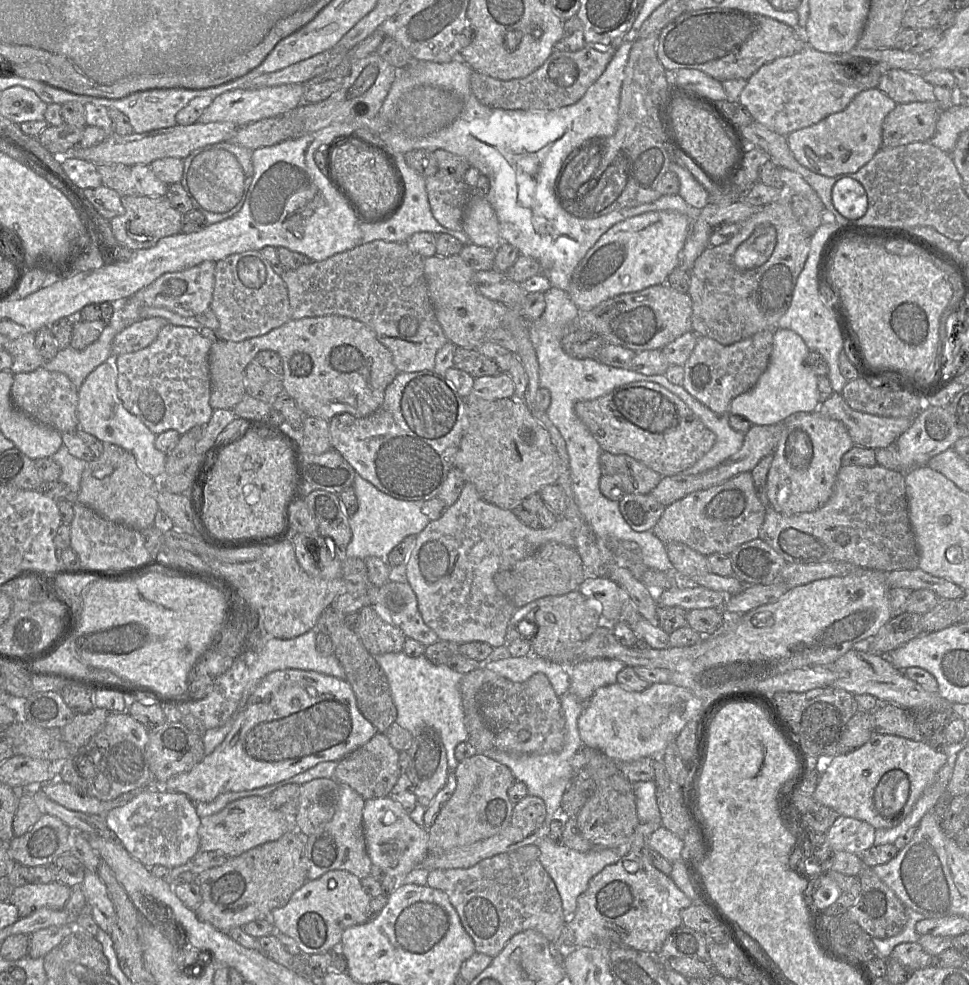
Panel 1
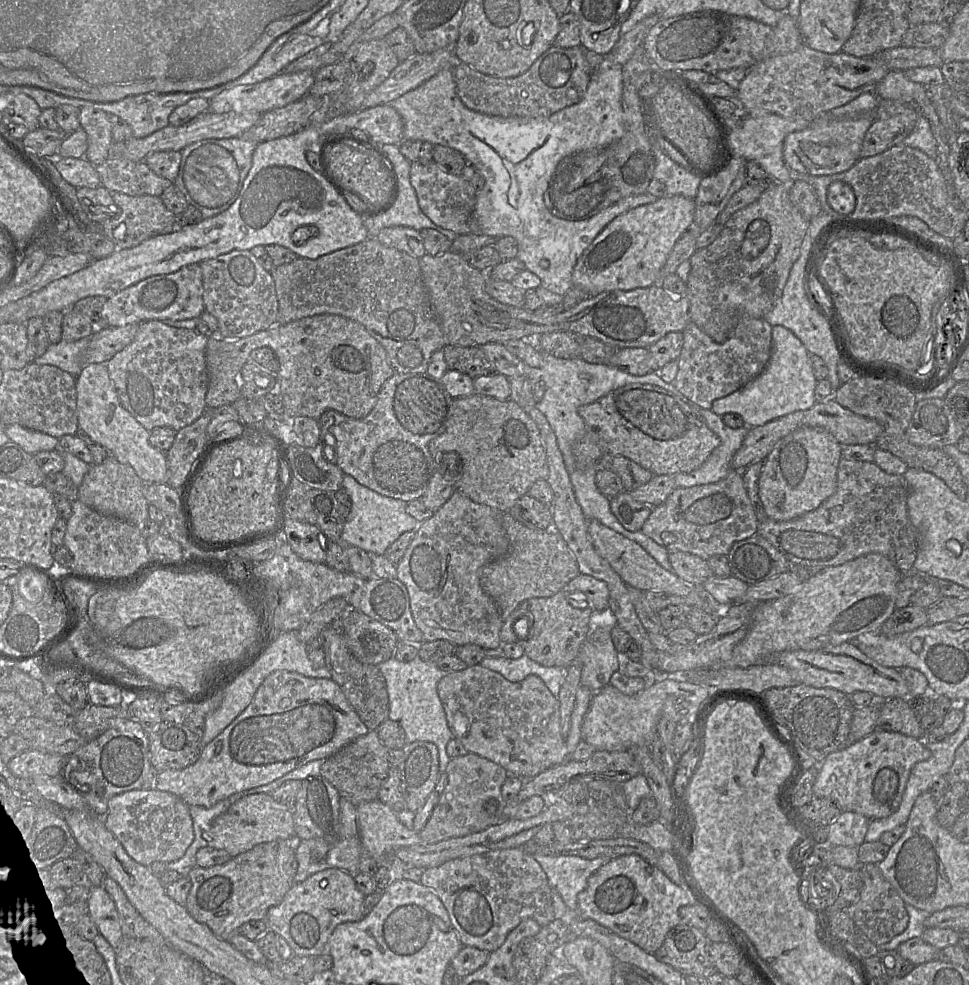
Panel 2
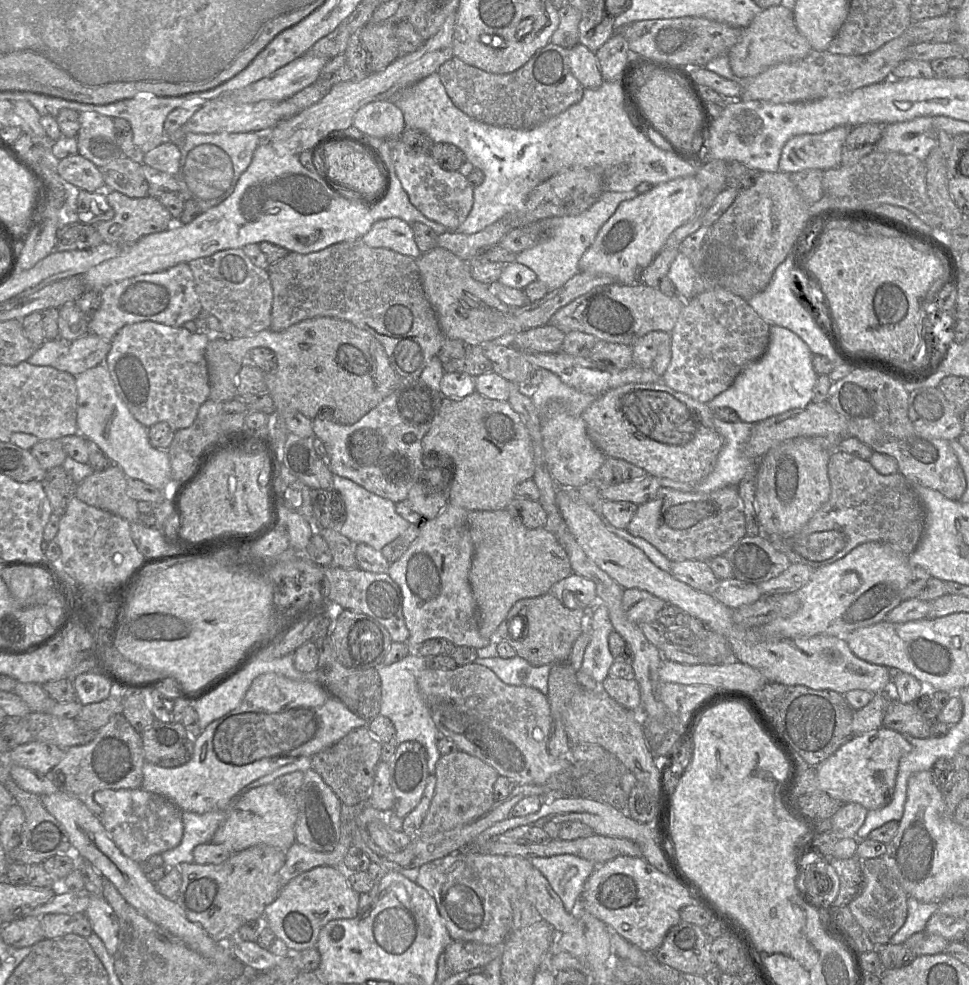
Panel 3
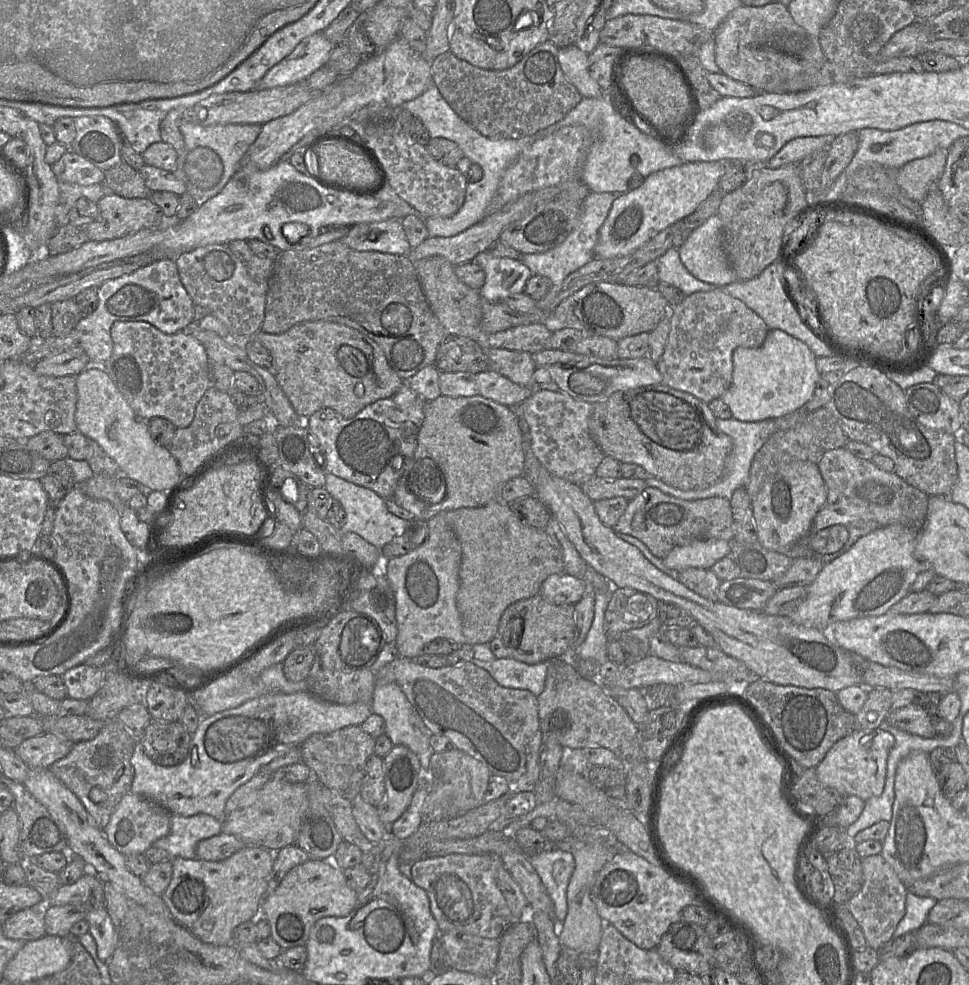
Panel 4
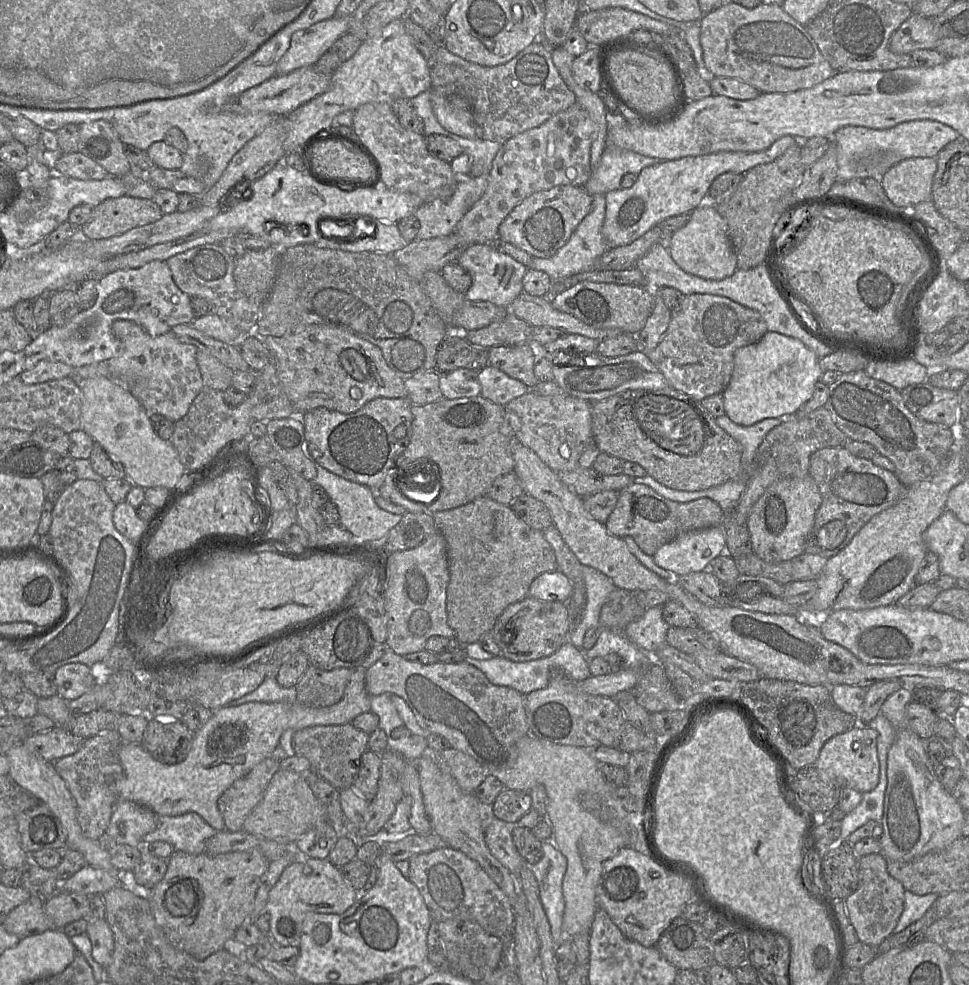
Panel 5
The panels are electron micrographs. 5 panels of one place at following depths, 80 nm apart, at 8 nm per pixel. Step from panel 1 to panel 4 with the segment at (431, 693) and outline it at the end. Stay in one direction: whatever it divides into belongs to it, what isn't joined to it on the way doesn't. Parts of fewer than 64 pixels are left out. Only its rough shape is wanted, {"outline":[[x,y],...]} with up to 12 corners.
{"outline":[[377,682],[370,704],[385,735],[419,758],[428,774],[430,734],[410,722],[414,708],[394,682]]}

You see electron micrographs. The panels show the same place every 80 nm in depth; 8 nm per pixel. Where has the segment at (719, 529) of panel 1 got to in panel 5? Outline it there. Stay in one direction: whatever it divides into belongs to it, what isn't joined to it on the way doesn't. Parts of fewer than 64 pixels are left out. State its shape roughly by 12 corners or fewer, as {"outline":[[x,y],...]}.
{"outline":[[646,485],[618,492],[605,527],[653,556],[685,532],[723,525],[709,498],[680,503]]}

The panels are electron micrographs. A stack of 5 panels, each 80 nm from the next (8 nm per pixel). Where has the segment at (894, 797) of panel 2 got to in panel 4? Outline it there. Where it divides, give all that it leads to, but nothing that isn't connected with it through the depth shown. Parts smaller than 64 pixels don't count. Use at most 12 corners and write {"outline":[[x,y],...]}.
{"outline":[[880,728],[838,740],[820,782],[862,800],[884,790],[894,736]]}

